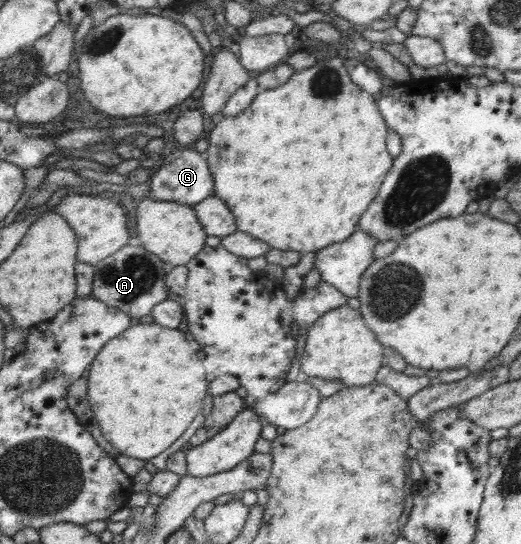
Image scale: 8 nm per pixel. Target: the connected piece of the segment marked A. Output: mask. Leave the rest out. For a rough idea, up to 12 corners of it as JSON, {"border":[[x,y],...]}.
{"border":[[133,242],[94,265],[90,296],[139,319],[170,297]]}

